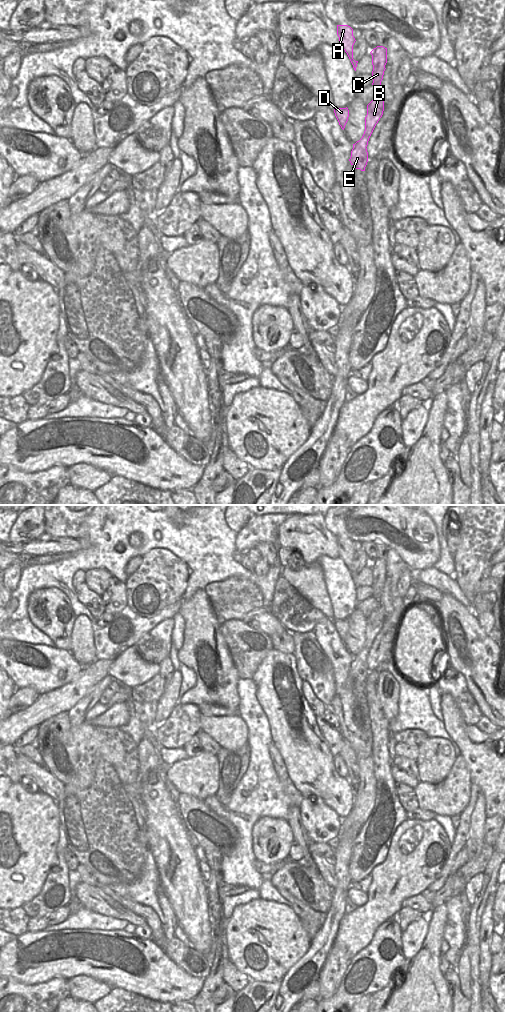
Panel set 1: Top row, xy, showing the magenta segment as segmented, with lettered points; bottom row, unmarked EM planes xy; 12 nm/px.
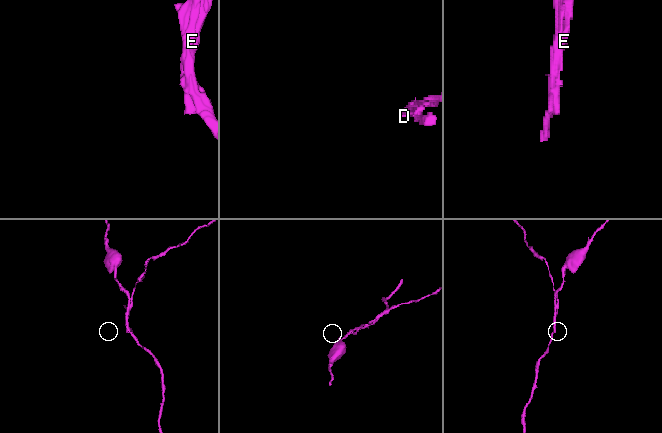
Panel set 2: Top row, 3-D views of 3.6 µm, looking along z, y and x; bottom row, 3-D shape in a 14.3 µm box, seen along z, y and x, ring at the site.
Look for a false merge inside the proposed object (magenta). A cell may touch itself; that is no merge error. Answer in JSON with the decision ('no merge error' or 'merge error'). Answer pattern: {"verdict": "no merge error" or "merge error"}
{"verdict": "merge error"}

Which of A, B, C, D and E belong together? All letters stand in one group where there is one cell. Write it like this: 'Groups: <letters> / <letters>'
Groups: A D E / B C.

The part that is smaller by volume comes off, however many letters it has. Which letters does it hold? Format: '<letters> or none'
B, C

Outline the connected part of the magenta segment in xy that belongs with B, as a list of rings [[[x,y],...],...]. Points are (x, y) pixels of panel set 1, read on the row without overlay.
[[[377,558],[371,564],[372,567],[372,589],[373,595],[379,605],[378,607],[367,617],[367,627],[365,629],[365,643],[361,650],[364,653],[364,659],[368,657],[369,650],[383,627],[384,623],[384,607],[380,602],[381,593],[383,591],[385,577],[387,575],[387,560],[383,558]]]

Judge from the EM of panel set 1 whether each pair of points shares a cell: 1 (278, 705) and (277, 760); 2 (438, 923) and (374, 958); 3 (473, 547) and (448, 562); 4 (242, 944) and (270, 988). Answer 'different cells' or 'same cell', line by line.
1: different cells
2: different cells
3: different cells
4: different cells

